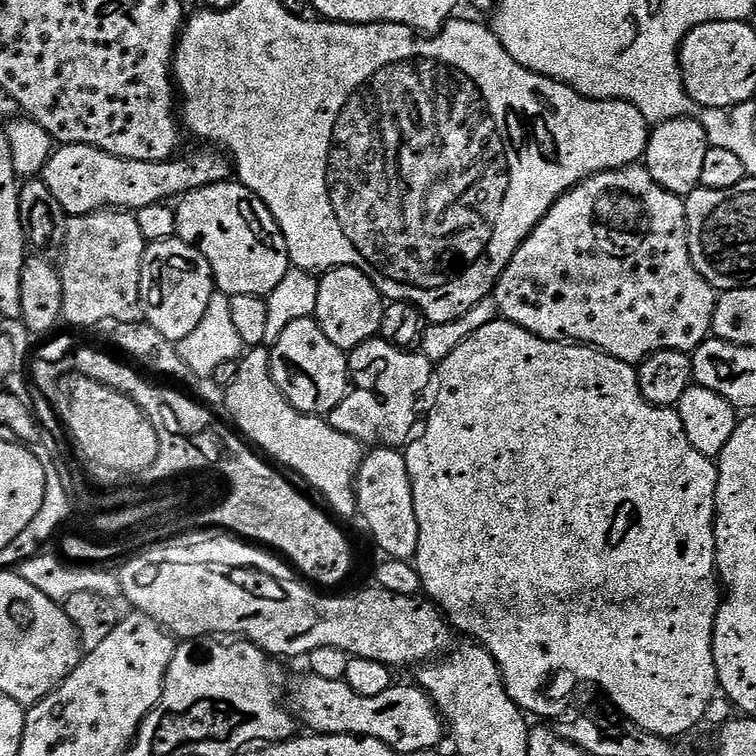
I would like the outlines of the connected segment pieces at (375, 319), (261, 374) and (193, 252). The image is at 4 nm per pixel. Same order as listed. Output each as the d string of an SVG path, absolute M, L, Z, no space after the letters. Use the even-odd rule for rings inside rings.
M354 266L332 268L319 277L318 302L314 319L319 324L322 334L334 342L346 354L367 340L380 336L380 327L386 307L385 297L370 282L362 270Z
M267 347L245 351L238 374L226 390L226 396L228 412L233 420L231 423L245 437L248 435L247 439L265 457L271 458L277 465L285 464L289 473L297 472L310 487L317 488L328 499L327 507L337 517L357 515L356 475L362 459L361 443L336 430L325 417L307 416L300 412L284 397L272 377L272 353Z
M154 240L145 247L140 271L140 307L143 319L162 338L174 345L182 338L188 337L202 322L206 306L210 306L212 293L216 284L212 280L210 262L192 244L185 240Z

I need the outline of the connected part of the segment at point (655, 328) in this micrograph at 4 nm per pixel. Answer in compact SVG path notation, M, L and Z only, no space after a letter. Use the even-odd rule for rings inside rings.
M633 166L616 168L612 172L599 172L598 175L571 188L565 196L559 196L552 203L551 210L542 218L542 222L538 222L536 229L524 239L522 246L514 254L514 258L510 258L506 270L500 276L499 282L496 283L494 299L499 315L503 319L518 325L519 328L525 328L535 336L553 342L575 342L598 348L607 356L613 356L622 362L636 366L647 356L653 356L655 352L662 350L678 350L691 354L701 342L709 339L718 292L706 282L706 278L702 278L702 274L690 258L688 219L684 209L684 200L672 192L667 192L662 186L658 186L658 182L654 182L654 178L650 178L647 168Z

